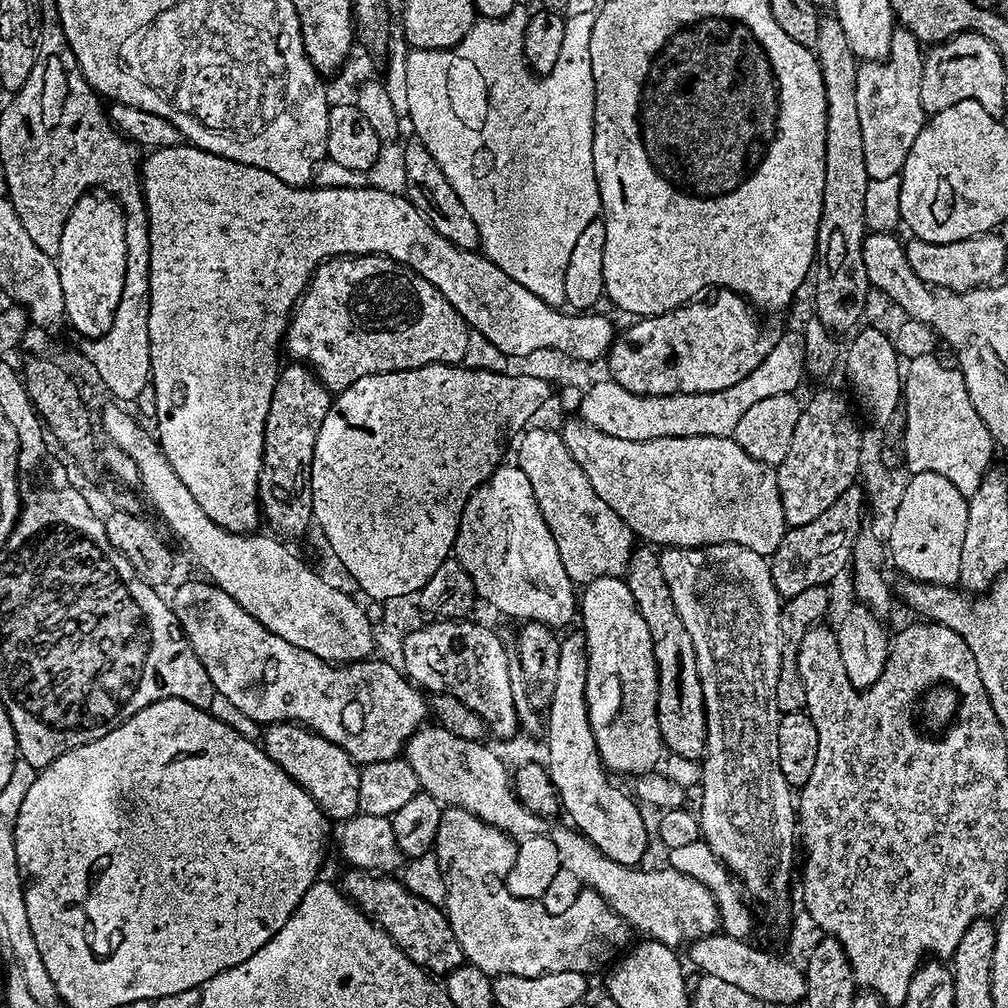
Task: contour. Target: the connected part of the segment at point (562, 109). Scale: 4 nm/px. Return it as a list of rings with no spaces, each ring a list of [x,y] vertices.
[[[518,6],[510,10],[510,14],[499,16],[497,20],[487,18],[477,19],[476,24],[453,48],[439,48],[438,50],[426,50],[418,48],[409,51],[404,60],[404,100],[408,103],[408,116],[412,119],[412,128],[415,135],[434,154],[434,162],[442,166],[442,174],[454,186],[458,198],[462,198],[462,206],[466,206],[470,218],[474,218],[474,226],[478,226],[480,235],[480,248],[483,255],[493,260],[514,282],[522,282],[530,294],[536,294],[542,298],[542,302],[553,306],[564,304],[566,294],[566,262],[570,262],[570,254],[574,251],[574,242],[582,235],[582,230],[590,226],[592,220],[601,215],[600,191],[594,174],[594,72],[590,62],[590,34],[594,30],[596,12],[576,12],[570,15],[564,22],[564,37],[562,38],[562,50],[558,54],[558,62],[554,70],[547,74],[534,74],[524,59],[524,27],[528,24],[530,12],[524,6]]]

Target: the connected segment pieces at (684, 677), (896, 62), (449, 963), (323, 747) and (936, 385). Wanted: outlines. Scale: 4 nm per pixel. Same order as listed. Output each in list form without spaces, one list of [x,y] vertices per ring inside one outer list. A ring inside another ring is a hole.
[[[640,547],[632,553],[626,579],[630,594],[634,594],[634,602],[650,629],[658,674],[656,717],[660,739],[671,755],[700,760],[708,742],[708,715],[704,713],[704,695],[694,642],[690,638],[690,630],[686,630],[686,622],[682,622],[678,614],[678,606],[674,606],[674,594],[670,594],[670,586],[666,586],[666,574],[662,574],[659,555],[651,547]]]
[[[900,26],[892,33],[887,60],[869,60],[858,67],[858,118],[862,122],[862,150],[866,153],[869,180],[899,176],[914,138],[924,129],[926,113],[920,101],[924,58],[920,41]]]
[[[348,868],[345,873],[338,880],[340,891],[400,947],[410,962],[436,978],[446,977],[449,972],[465,963],[462,946],[458,938],[454,938],[447,911],[441,905],[418,898],[391,875],[362,872],[358,868]]]
[[[295,722],[270,724],[263,729],[262,747],[264,753],[273,760],[278,767],[286,770],[310,798],[319,806],[320,811],[332,822],[343,822],[360,812],[358,802],[358,782],[360,768],[355,760],[342,750],[342,746],[334,746],[326,738],[322,738],[311,728]]]
[[[934,354],[923,355],[907,365],[902,395],[907,412],[902,456],[909,473],[942,474],[967,498],[984,481],[996,443],[970,402],[964,376],[957,367],[947,368],[936,359]]]

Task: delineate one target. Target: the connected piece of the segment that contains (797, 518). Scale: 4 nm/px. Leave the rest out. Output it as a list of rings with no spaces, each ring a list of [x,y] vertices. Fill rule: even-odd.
[[[816,392],[808,404],[806,400],[801,407],[798,426],[794,426],[794,438],[790,438],[790,450],[786,450],[786,458],[782,458],[775,469],[785,525],[797,528],[806,522],[814,522],[822,510],[834,506],[836,499],[857,483],[856,475],[862,472],[862,428],[856,425],[857,417],[853,405],[849,404],[836,392]]]

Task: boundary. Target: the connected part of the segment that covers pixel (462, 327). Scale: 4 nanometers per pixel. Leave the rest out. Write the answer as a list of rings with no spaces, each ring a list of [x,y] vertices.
[[[337,256],[335,260],[325,260],[319,264],[316,271],[312,274],[312,279],[308,282],[300,296],[300,302],[292,309],[292,318],[288,321],[288,330],[286,333],[286,352],[292,355],[291,359],[296,362],[303,362],[309,365],[317,378],[324,383],[329,393],[335,394],[346,390],[358,378],[366,378],[374,374],[383,372],[401,372],[411,368],[421,368],[431,364],[454,364],[459,365],[466,354],[466,342],[468,341],[469,327],[464,323],[458,310],[446,302],[446,298],[426,278],[422,278],[417,272],[409,272],[403,266],[397,266],[391,262],[386,262],[383,256]]]

